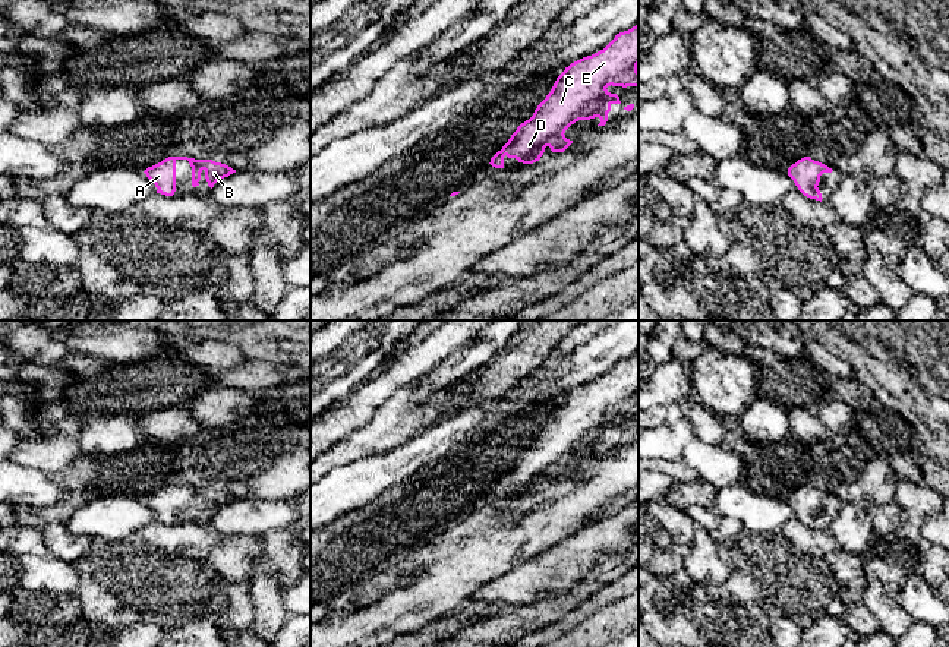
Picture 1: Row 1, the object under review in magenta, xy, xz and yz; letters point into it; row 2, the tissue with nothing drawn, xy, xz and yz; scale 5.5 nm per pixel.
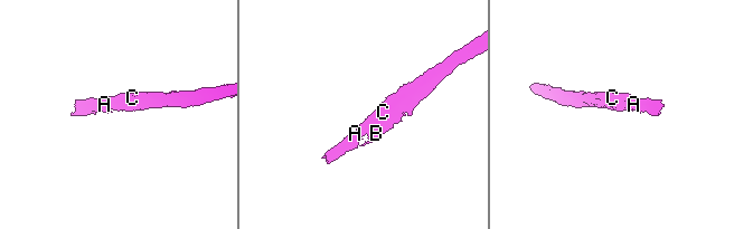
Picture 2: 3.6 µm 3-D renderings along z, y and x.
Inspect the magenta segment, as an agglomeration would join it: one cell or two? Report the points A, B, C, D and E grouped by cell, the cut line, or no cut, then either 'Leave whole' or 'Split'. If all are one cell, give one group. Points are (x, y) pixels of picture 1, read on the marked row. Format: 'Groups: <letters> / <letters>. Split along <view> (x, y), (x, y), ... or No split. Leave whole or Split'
Groups: A B C D E. No split. Leave whole

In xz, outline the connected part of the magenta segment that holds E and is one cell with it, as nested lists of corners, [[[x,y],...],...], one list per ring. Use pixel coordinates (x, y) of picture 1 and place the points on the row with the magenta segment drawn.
[[[639,25],[617,34],[603,50],[565,67],[533,116],[517,127],[489,164],[504,168],[505,155],[533,164],[546,146],[552,152],[564,152],[573,143],[564,133],[578,120],[599,117],[598,126],[605,126],[611,105],[621,104],[619,97],[606,88],[639,88],[637,66]]]

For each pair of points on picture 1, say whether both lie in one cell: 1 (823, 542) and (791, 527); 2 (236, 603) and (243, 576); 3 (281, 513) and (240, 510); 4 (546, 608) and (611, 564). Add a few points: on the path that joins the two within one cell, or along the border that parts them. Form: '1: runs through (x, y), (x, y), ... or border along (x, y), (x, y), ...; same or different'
1: runs through (816, 542), (807, 540), (798, 533); same
2: border along (230, 581), (245, 583); different
3: runs through (271, 513), (251, 513); same
4: runs through (563, 603), (595, 578); same

